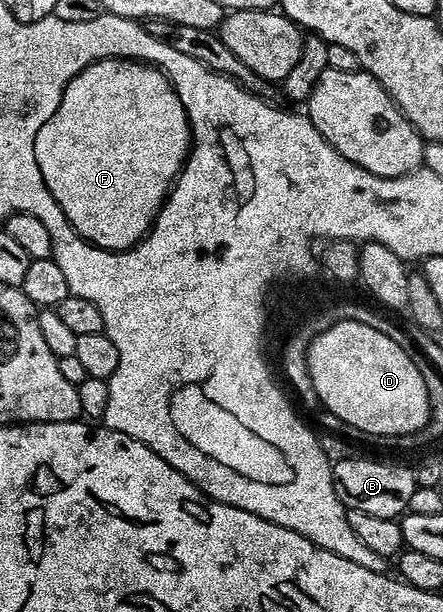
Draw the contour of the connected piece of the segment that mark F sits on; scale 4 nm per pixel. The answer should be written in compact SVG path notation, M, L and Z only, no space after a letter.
M105 58L81 70L68 84L68 88L64 88L60 108L56 108L52 120L48 120L42 125L40 132L36 132L34 151L36 164L40 164L40 176L44 176L48 192L52 192L56 204L60 204L64 216L68 216L72 228L76 228L80 237L102 250L131 250L137 242L142 241L150 233L159 208L166 201L166 195L174 185L174 179L181 172L182 165L186 163L186 155L189 154L191 145L190 121L184 112L184 104L180 104L180 96L176 96L165 74L157 66L151 66L149 62L135 62L133 58Z

